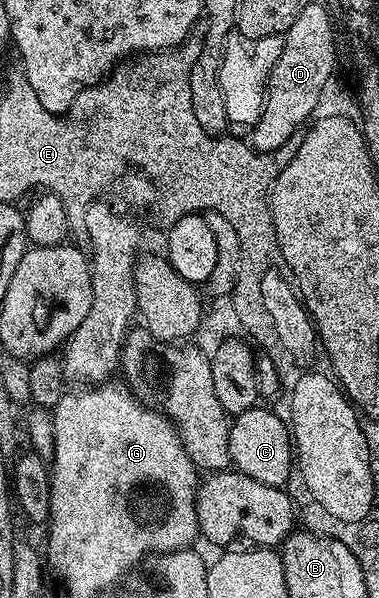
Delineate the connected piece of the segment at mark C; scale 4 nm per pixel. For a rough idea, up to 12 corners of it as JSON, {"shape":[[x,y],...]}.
{"shape":[[256,405],[230,420],[240,475],[283,489],[292,436],[284,416]]}

